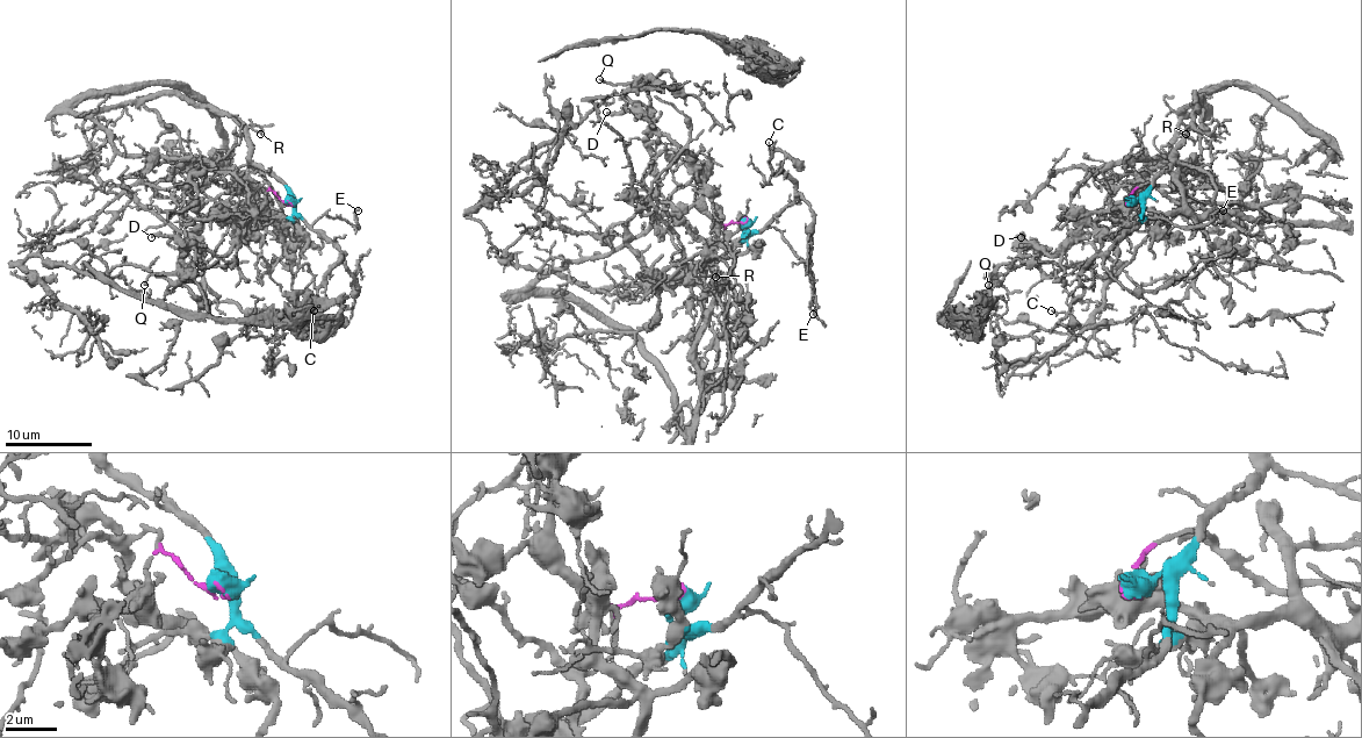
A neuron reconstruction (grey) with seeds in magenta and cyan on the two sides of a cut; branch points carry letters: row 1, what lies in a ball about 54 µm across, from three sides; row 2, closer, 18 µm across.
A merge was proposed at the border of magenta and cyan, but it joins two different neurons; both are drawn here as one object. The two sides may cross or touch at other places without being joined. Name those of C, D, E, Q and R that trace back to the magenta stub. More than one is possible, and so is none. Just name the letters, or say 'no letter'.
D, Q

